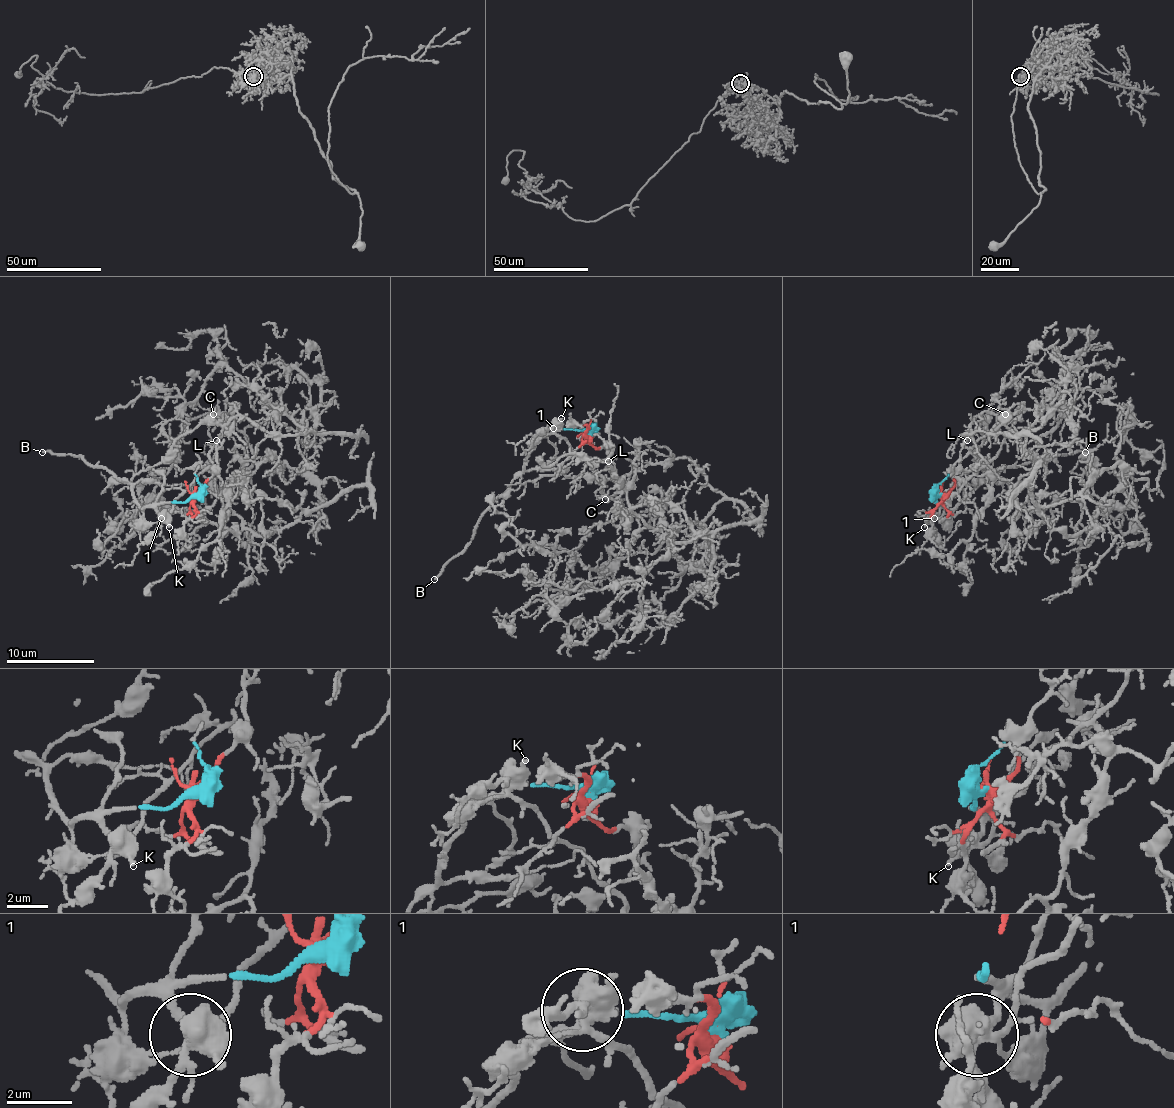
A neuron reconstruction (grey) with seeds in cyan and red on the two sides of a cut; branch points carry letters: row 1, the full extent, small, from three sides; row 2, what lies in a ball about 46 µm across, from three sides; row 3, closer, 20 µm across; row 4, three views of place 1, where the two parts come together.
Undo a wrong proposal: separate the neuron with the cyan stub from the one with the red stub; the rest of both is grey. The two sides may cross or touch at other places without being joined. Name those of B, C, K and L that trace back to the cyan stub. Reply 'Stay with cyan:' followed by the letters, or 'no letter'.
Stay with cyan: B, K

